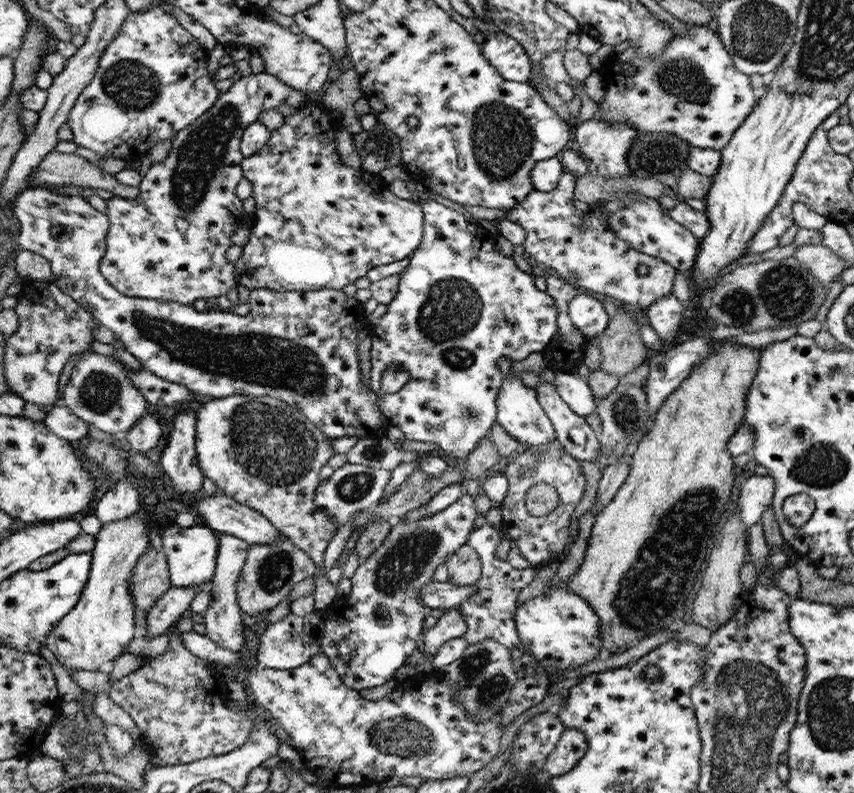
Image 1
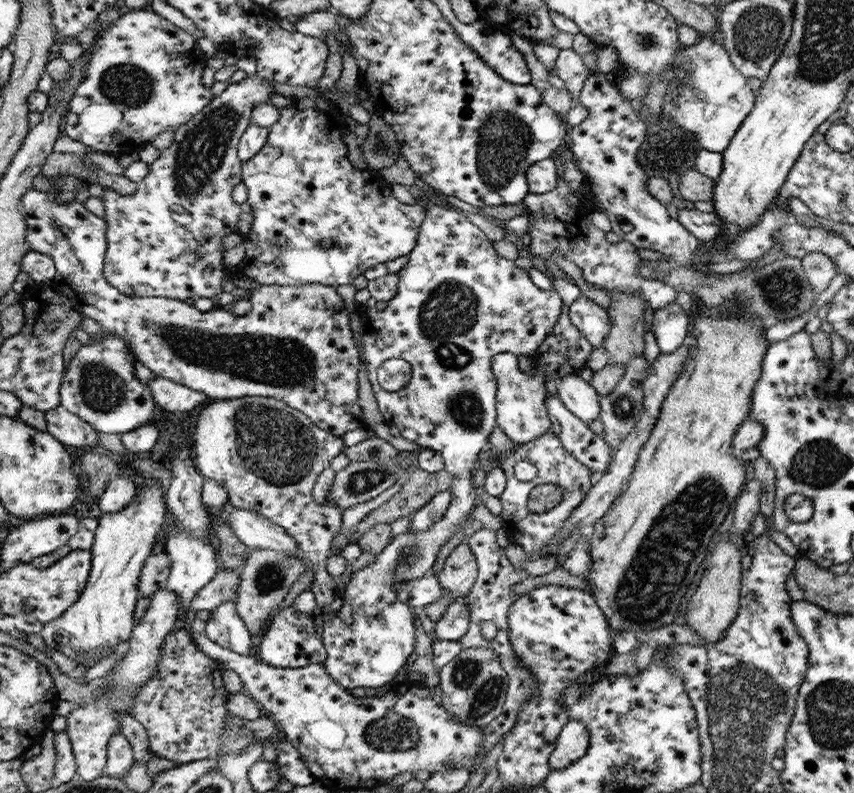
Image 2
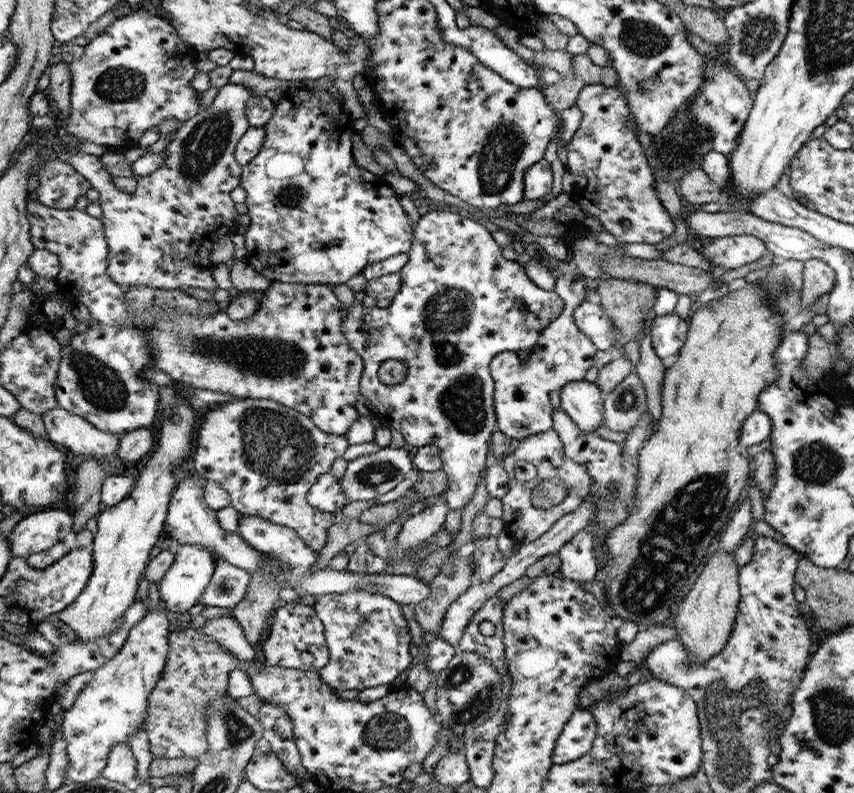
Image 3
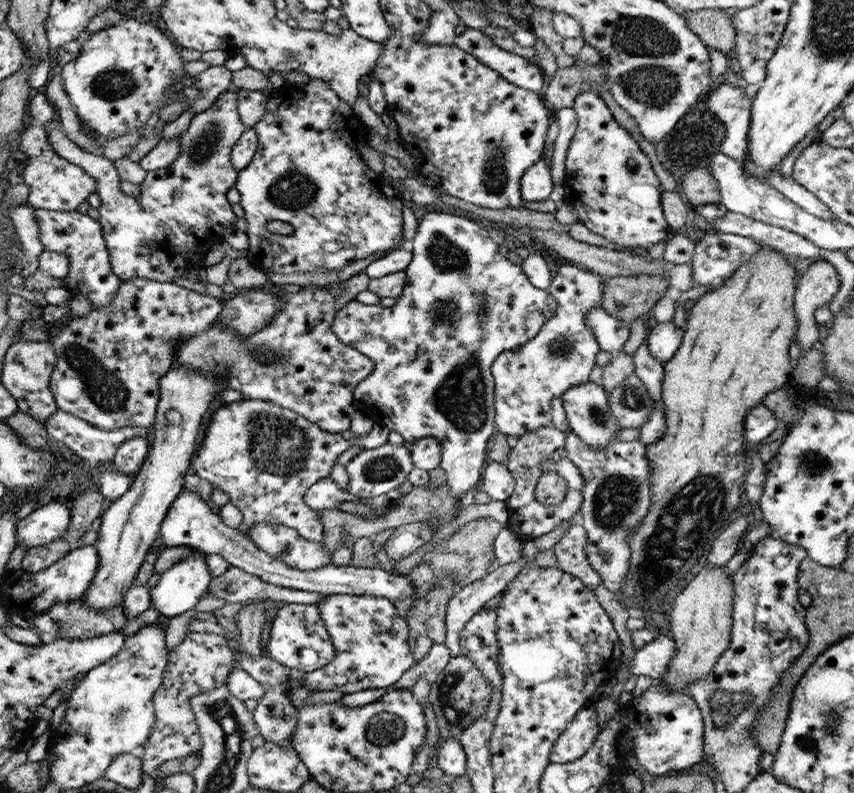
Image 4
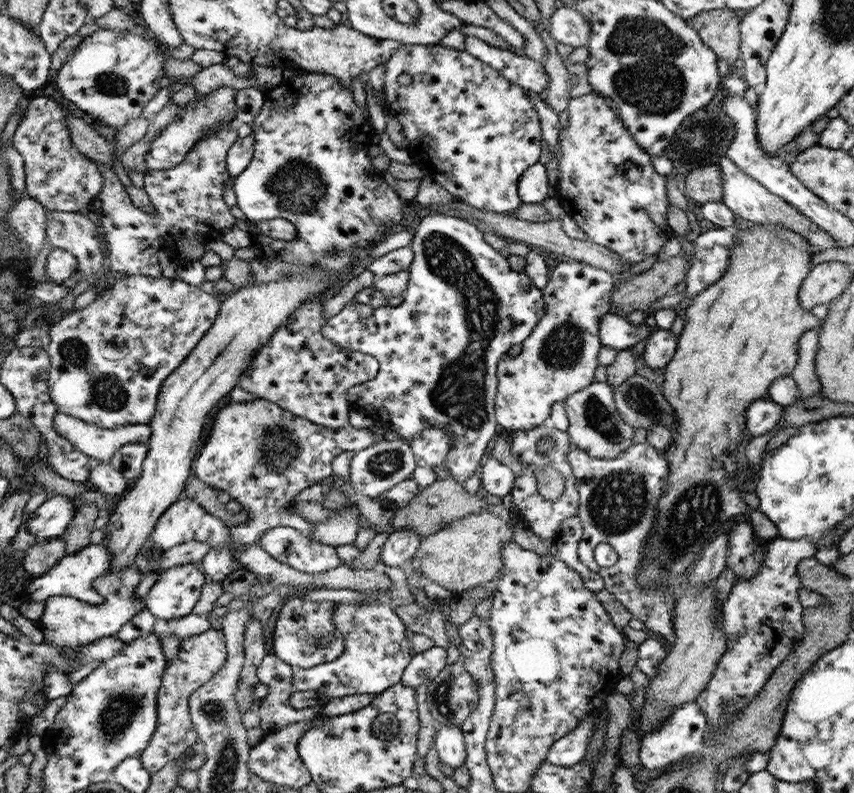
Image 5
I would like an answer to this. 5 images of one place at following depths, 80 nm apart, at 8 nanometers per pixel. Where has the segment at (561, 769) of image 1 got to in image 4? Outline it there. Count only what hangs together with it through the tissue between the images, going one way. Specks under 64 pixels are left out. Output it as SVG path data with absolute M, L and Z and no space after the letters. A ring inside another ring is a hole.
M594 707L580 709L565 732L555 742L551 763L566 764L586 756L598 738L598 720Z

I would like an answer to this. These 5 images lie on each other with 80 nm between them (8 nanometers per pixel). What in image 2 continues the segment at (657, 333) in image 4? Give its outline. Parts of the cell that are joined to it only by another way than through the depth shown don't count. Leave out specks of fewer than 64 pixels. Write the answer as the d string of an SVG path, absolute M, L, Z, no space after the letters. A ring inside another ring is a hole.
M672 303L655 310L651 331L662 353L673 353L690 336L688 314Z

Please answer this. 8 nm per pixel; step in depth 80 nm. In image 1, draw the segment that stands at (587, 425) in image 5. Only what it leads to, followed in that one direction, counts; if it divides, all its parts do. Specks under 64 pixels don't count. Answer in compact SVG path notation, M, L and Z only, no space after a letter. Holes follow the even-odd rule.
M555 371L556 390L576 414L584 418L596 410L598 401L590 386L576 371Z

